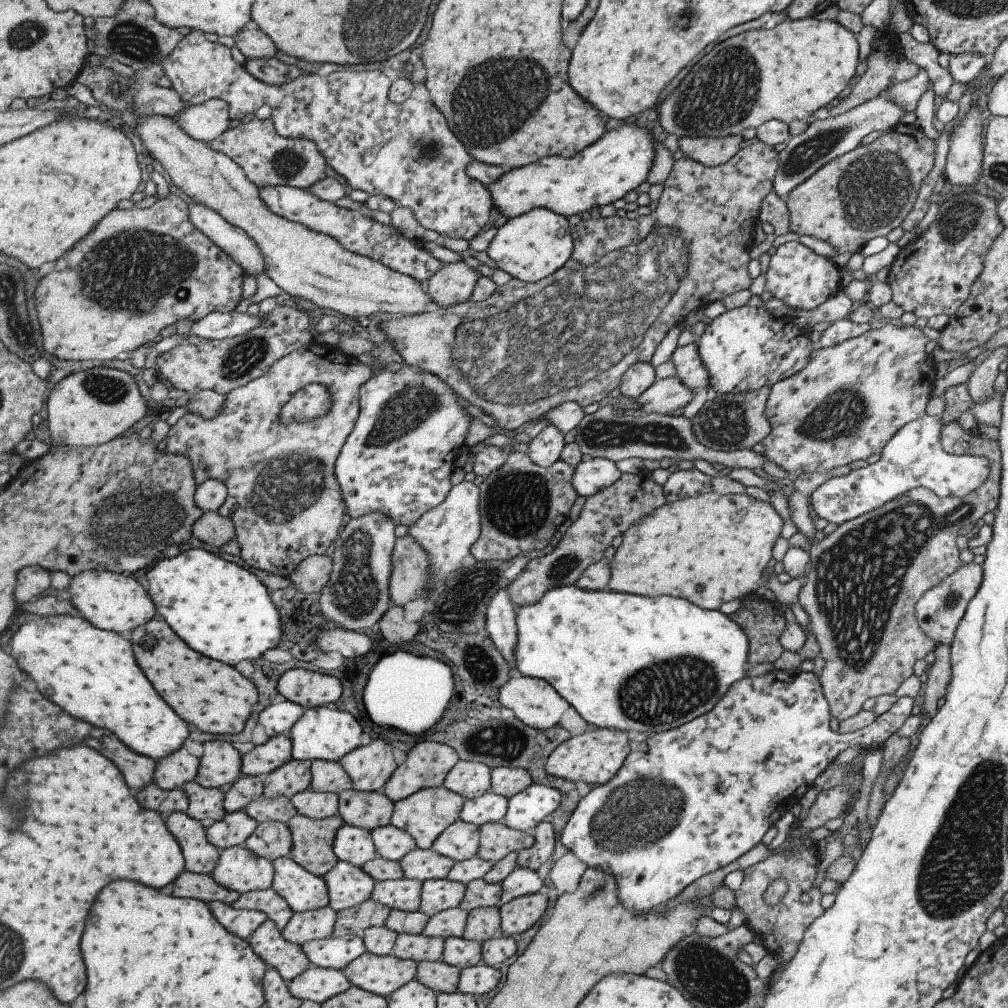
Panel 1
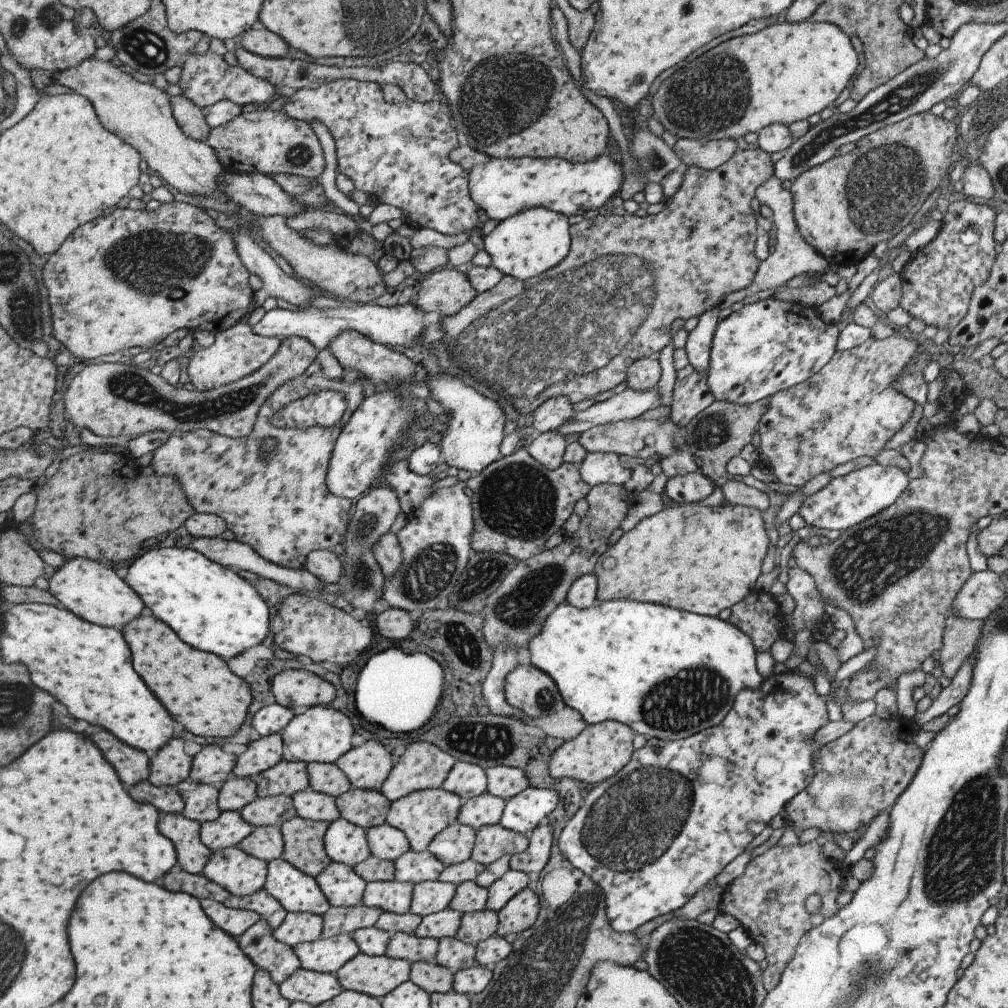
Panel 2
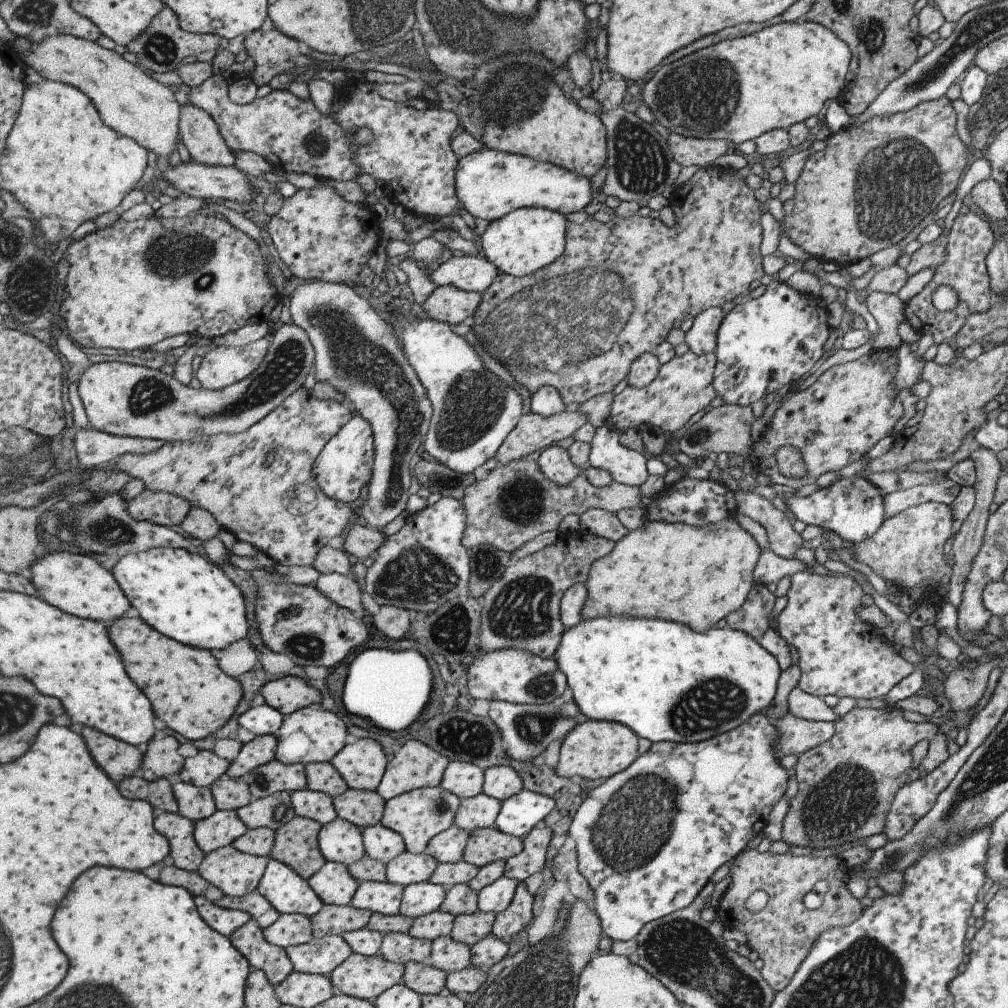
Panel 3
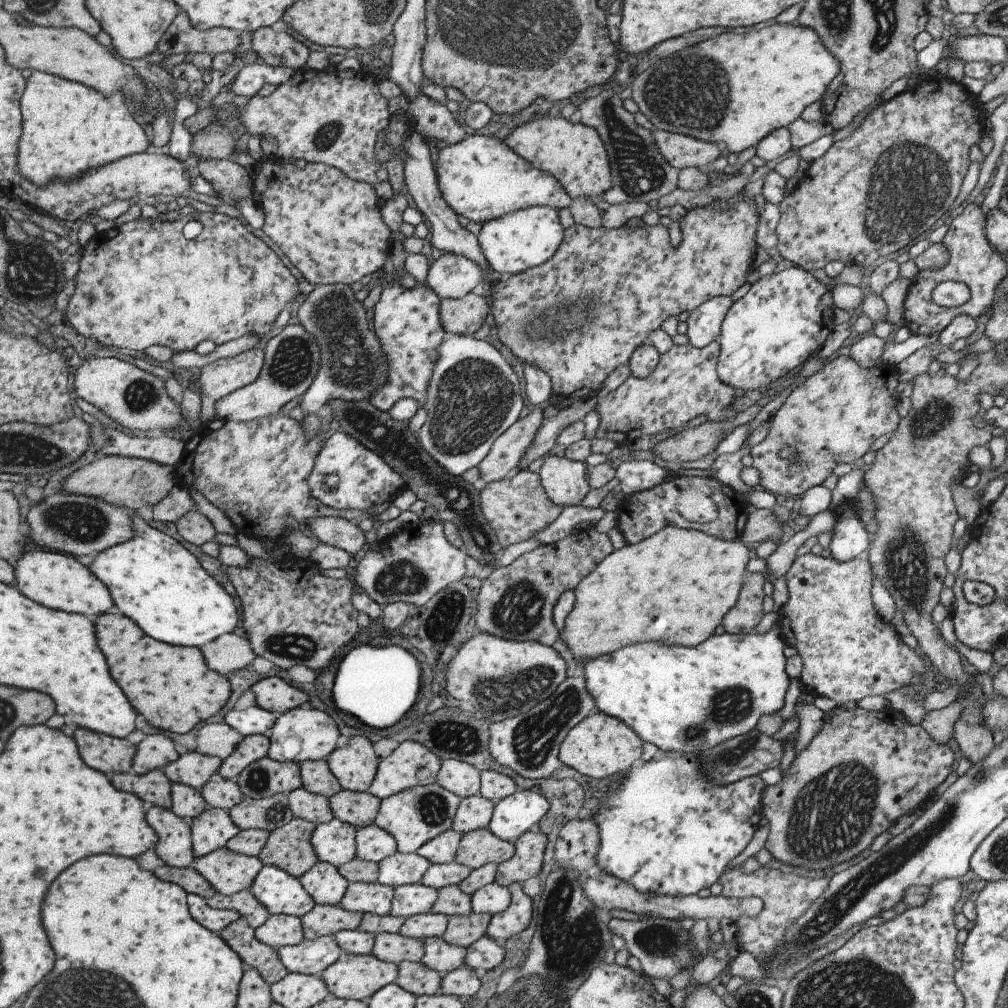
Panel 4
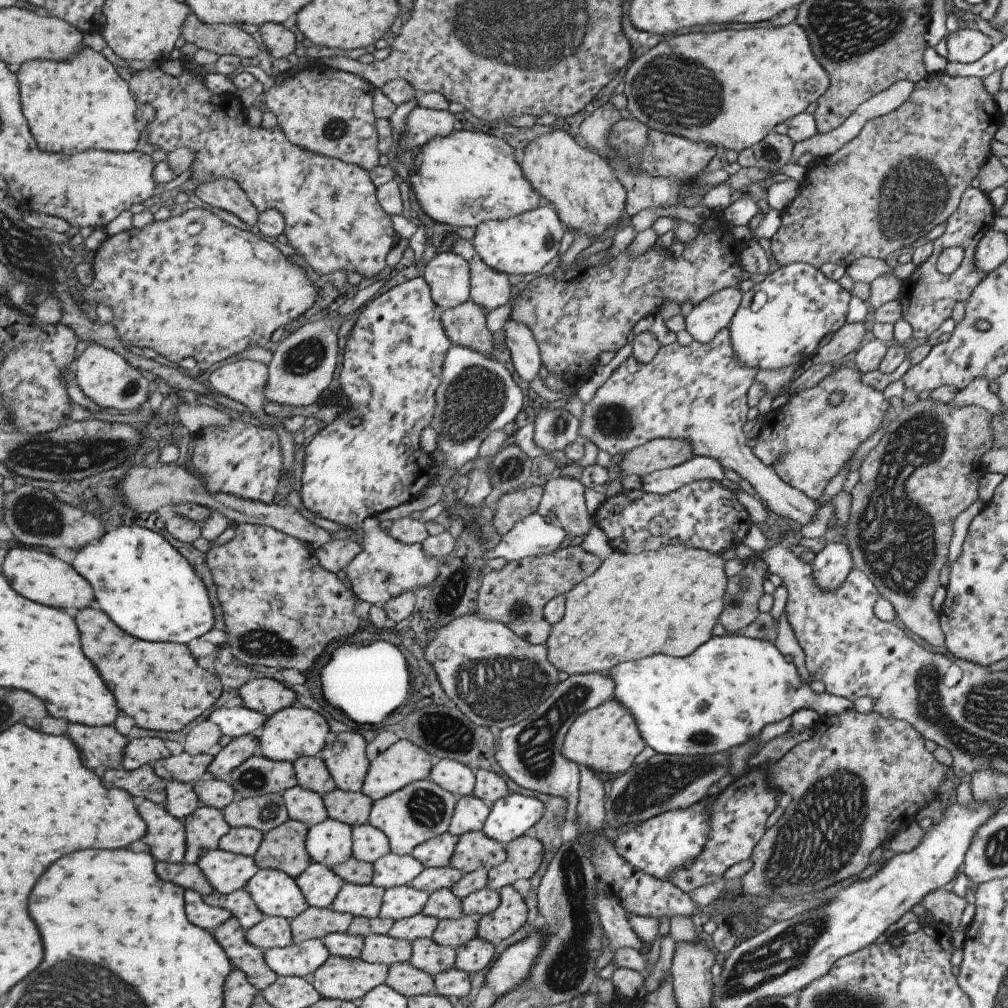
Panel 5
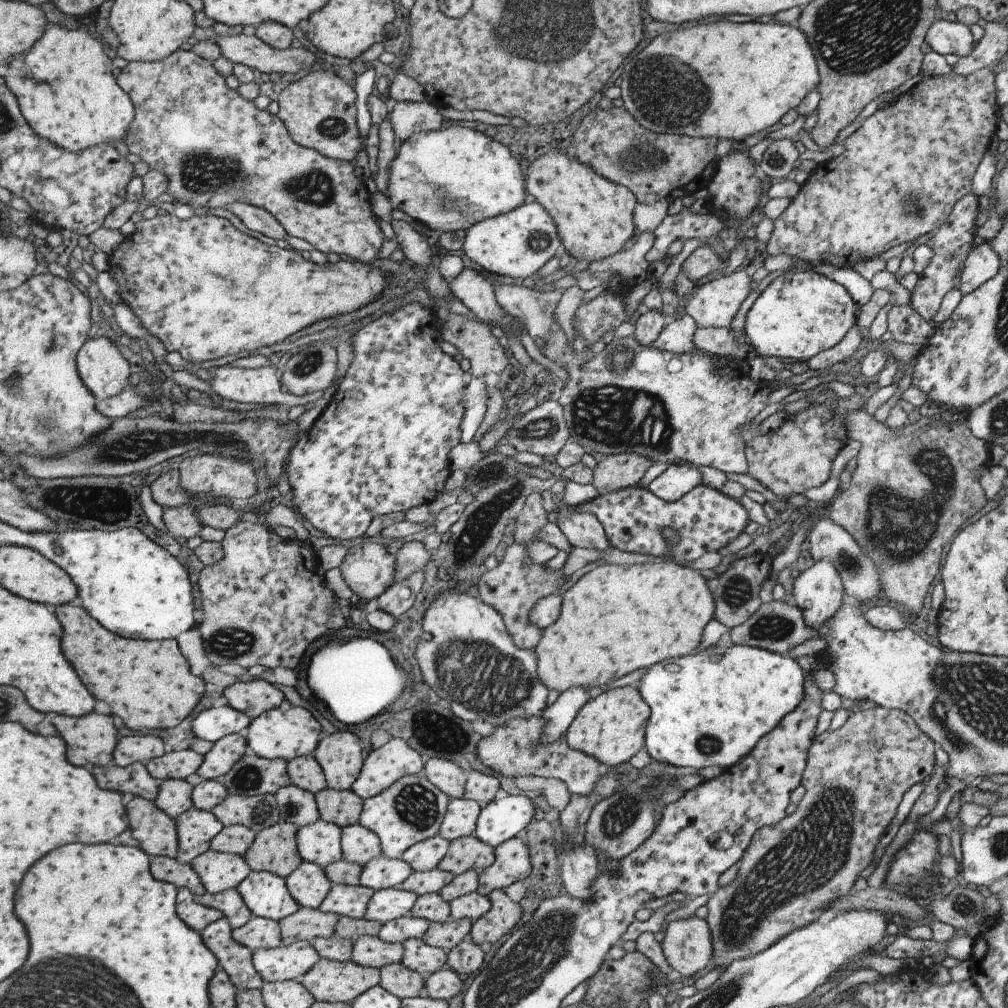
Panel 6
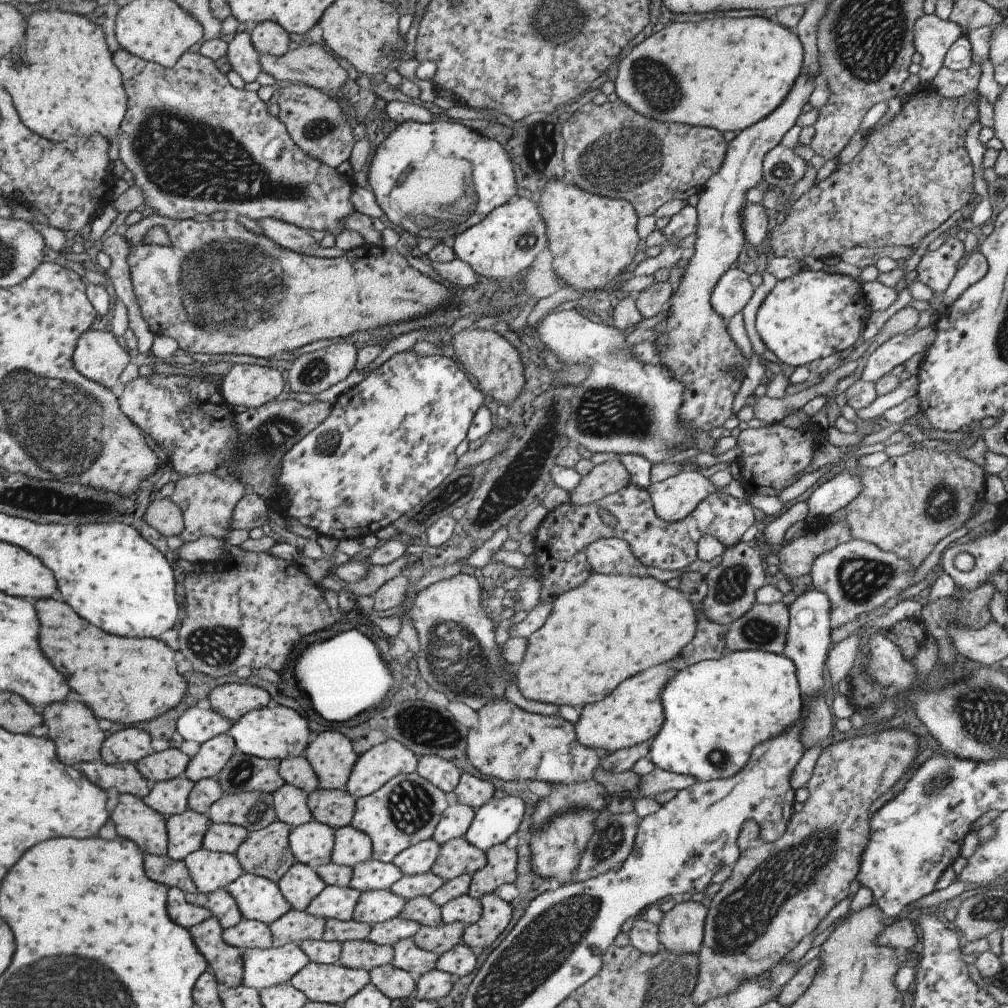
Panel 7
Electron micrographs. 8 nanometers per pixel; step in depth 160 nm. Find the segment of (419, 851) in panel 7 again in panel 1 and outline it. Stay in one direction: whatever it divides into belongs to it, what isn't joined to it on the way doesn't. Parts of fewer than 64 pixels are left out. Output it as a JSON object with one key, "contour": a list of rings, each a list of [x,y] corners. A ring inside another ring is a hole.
{"contour":[[[459,820],[437,838],[432,849],[455,862],[475,858],[479,850],[479,827]]]}

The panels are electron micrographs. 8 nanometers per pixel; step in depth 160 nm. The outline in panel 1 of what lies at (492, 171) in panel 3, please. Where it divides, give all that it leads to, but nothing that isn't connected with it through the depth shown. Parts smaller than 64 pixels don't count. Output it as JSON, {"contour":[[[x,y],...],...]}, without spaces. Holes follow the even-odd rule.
{"contour":[[[634,124],[624,125],[616,130],[603,133],[593,144],[586,146],[573,156],[551,155],[517,169],[505,168],[503,173],[486,186],[494,202],[494,214],[502,214],[510,219],[536,208],[544,208],[567,218],[571,214],[579,214],[585,210],[595,212],[597,207],[612,204],[645,181],[651,166],[652,142],[655,141],[651,135],[649,137],[645,129],[637,128]]]}

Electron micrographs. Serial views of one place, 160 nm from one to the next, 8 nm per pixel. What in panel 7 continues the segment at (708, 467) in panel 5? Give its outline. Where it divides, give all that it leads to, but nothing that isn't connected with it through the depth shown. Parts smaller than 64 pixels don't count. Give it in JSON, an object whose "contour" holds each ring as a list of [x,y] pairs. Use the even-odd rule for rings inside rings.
{"contour":[[[686,468],[675,476],[650,484],[646,492],[655,514],[664,522],[676,522],[695,510],[707,494],[719,492],[719,488],[695,470]]]}

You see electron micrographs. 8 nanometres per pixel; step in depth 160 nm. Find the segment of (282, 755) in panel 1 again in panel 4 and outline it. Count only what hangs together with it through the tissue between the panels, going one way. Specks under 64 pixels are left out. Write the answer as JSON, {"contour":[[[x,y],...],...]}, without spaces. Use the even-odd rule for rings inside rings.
{"contour":[[[267,735],[246,736],[235,749],[235,752],[224,759],[219,774],[226,779],[237,780],[238,776],[248,767],[268,756],[271,741]]]}

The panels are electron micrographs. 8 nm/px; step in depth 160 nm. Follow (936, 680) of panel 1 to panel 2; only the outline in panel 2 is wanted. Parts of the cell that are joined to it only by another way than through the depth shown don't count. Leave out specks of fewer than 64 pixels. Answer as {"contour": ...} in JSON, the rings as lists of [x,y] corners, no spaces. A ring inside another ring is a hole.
{"contour":[[[953,609],[944,620],[942,647],[936,666],[941,667],[942,675],[951,678],[980,638],[982,620],[960,617]]]}

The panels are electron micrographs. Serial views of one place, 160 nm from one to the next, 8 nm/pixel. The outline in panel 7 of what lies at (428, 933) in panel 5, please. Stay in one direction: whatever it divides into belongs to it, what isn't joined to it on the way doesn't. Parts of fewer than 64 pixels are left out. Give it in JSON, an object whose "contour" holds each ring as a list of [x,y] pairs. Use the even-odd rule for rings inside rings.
{"contour":[[[399,916],[375,925],[368,940],[379,945],[395,945],[403,939],[415,937],[421,928],[422,925],[419,922]]]}

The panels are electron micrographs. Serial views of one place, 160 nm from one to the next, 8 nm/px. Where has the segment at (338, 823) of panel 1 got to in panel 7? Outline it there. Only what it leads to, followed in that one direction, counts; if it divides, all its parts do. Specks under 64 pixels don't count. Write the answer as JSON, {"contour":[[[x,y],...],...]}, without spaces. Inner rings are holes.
{"contour":[[[282,821],[273,822],[259,831],[251,831],[236,855],[246,873],[277,883],[286,877],[287,872],[299,862],[291,849],[290,836],[293,832],[294,828]]]}

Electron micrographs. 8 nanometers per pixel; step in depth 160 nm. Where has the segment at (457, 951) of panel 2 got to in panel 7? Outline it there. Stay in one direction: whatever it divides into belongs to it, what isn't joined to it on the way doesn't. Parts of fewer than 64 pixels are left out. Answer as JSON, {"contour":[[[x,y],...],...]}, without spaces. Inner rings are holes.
{"contour":[[[413,938],[403,939],[395,945],[395,958],[392,963],[417,977],[424,976],[437,969],[440,955],[419,948]]]}

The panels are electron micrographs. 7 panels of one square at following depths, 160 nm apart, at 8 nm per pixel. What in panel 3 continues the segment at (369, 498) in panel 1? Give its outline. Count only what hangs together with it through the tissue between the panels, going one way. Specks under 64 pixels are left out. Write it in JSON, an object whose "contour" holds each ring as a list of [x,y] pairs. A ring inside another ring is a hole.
{"contour":[[[358,414],[328,442],[326,448],[318,456],[317,464],[314,466],[314,475],[326,495],[351,504],[361,496],[365,486],[370,488],[375,459],[374,427],[366,418]]]}

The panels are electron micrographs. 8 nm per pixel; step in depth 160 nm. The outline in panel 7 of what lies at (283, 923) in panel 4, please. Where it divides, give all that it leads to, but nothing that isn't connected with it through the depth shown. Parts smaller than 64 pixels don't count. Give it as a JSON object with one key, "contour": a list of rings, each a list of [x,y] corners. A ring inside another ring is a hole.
{"contour":[[[244,919],[238,926],[223,930],[222,938],[225,938],[230,946],[243,950],[269,949],[275,944],[270,926],[252,919]]]}

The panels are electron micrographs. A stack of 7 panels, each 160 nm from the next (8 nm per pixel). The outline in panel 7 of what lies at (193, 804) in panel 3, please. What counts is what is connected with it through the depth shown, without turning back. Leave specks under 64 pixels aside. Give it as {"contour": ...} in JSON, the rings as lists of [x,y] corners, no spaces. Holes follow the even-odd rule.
{"contour":[[[184,774],[182,776],[152,783],[152,789],[145,799],[147,806],[157,810],[160,814],[171,818],[177,814],[184,814],[188,809],[188,801],[195,787]]]}

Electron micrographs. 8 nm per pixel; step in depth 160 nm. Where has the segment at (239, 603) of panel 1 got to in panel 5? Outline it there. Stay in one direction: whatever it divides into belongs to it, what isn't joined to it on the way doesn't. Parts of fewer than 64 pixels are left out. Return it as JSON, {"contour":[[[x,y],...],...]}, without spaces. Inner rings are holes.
{"contour":[[[119,525],[76,553],[72,565],[91,583],[101,610],[135,638],[187,644],[213,628],[215,612],[201,576],[158,532]]]}

